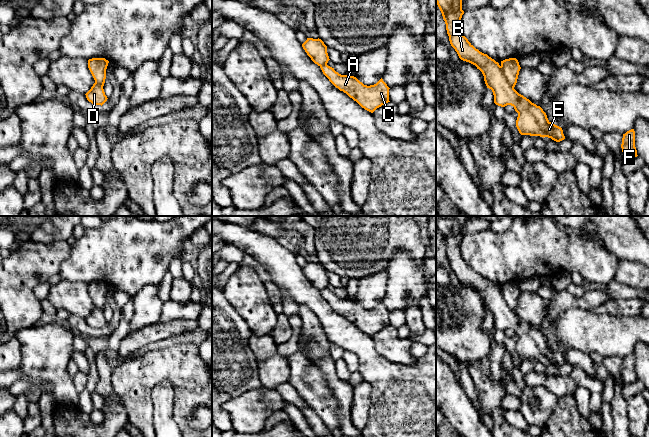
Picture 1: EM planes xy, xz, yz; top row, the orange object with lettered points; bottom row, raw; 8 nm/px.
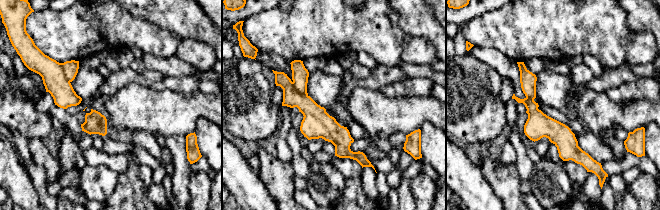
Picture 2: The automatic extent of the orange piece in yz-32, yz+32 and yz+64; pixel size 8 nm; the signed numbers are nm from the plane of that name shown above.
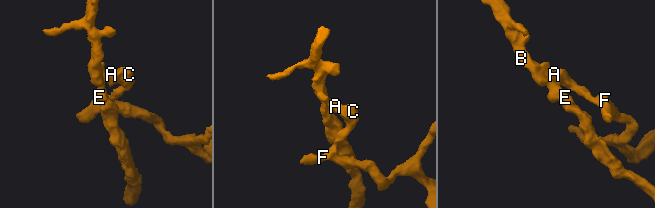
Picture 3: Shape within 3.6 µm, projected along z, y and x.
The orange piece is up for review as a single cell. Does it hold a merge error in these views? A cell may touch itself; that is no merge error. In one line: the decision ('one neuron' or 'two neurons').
two neurons

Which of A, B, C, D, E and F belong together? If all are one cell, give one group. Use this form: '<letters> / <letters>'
A C F / B D E

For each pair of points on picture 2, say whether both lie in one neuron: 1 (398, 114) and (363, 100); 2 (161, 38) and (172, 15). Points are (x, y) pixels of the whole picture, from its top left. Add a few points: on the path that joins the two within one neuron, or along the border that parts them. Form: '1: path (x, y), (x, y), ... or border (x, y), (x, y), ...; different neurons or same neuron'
1: path (389, 114), (378, 113), (372, 107); same neuron
2: border (143, 19), (168, 28), (181, 38); different neurons

